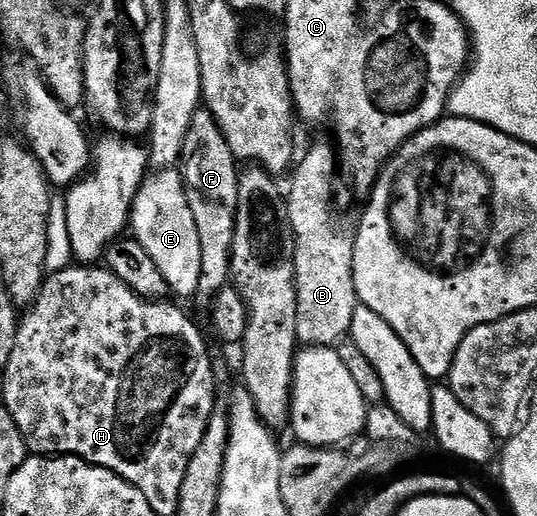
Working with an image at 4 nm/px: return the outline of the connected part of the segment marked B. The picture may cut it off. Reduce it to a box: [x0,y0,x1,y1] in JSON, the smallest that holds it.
[286,145,360,347]

